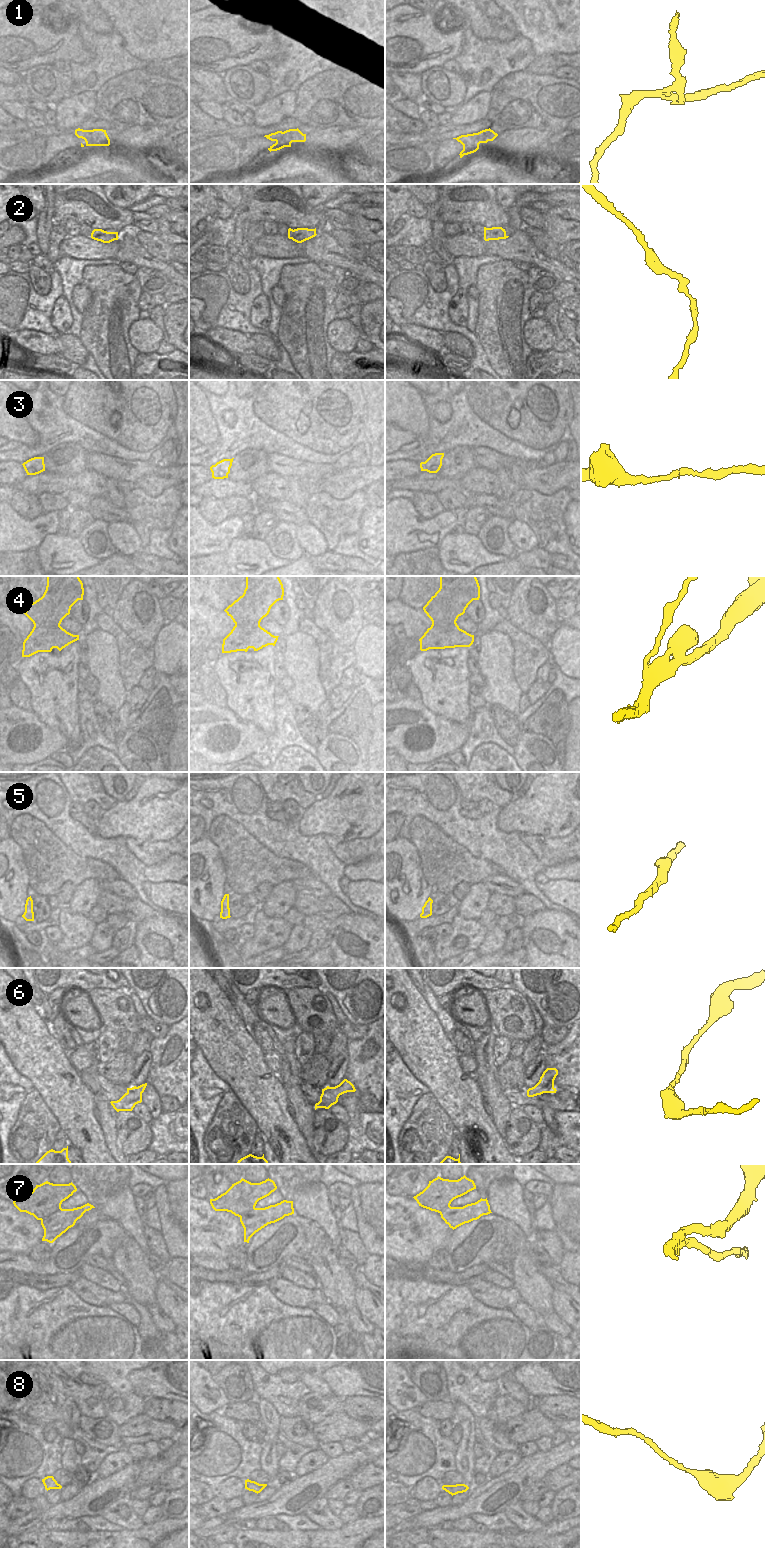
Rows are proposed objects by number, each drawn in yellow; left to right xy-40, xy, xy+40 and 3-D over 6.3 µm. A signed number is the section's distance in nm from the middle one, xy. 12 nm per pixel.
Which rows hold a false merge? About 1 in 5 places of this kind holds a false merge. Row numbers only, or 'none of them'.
1, 7

